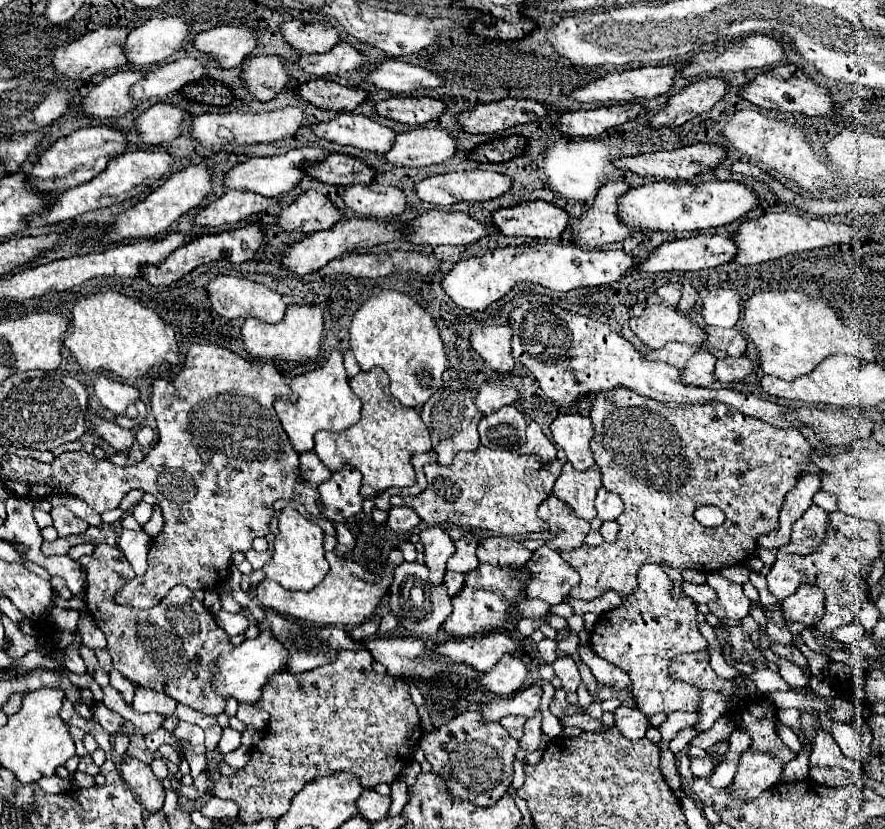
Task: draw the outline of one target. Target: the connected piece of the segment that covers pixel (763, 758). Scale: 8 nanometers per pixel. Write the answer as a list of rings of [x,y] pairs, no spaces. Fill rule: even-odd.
[[[745,752],[739,758],[737,774],[727,790],[735,800],[755,800],[761,792],[779,782],[781,768],[783,766],[773,760],[771,754]]]

